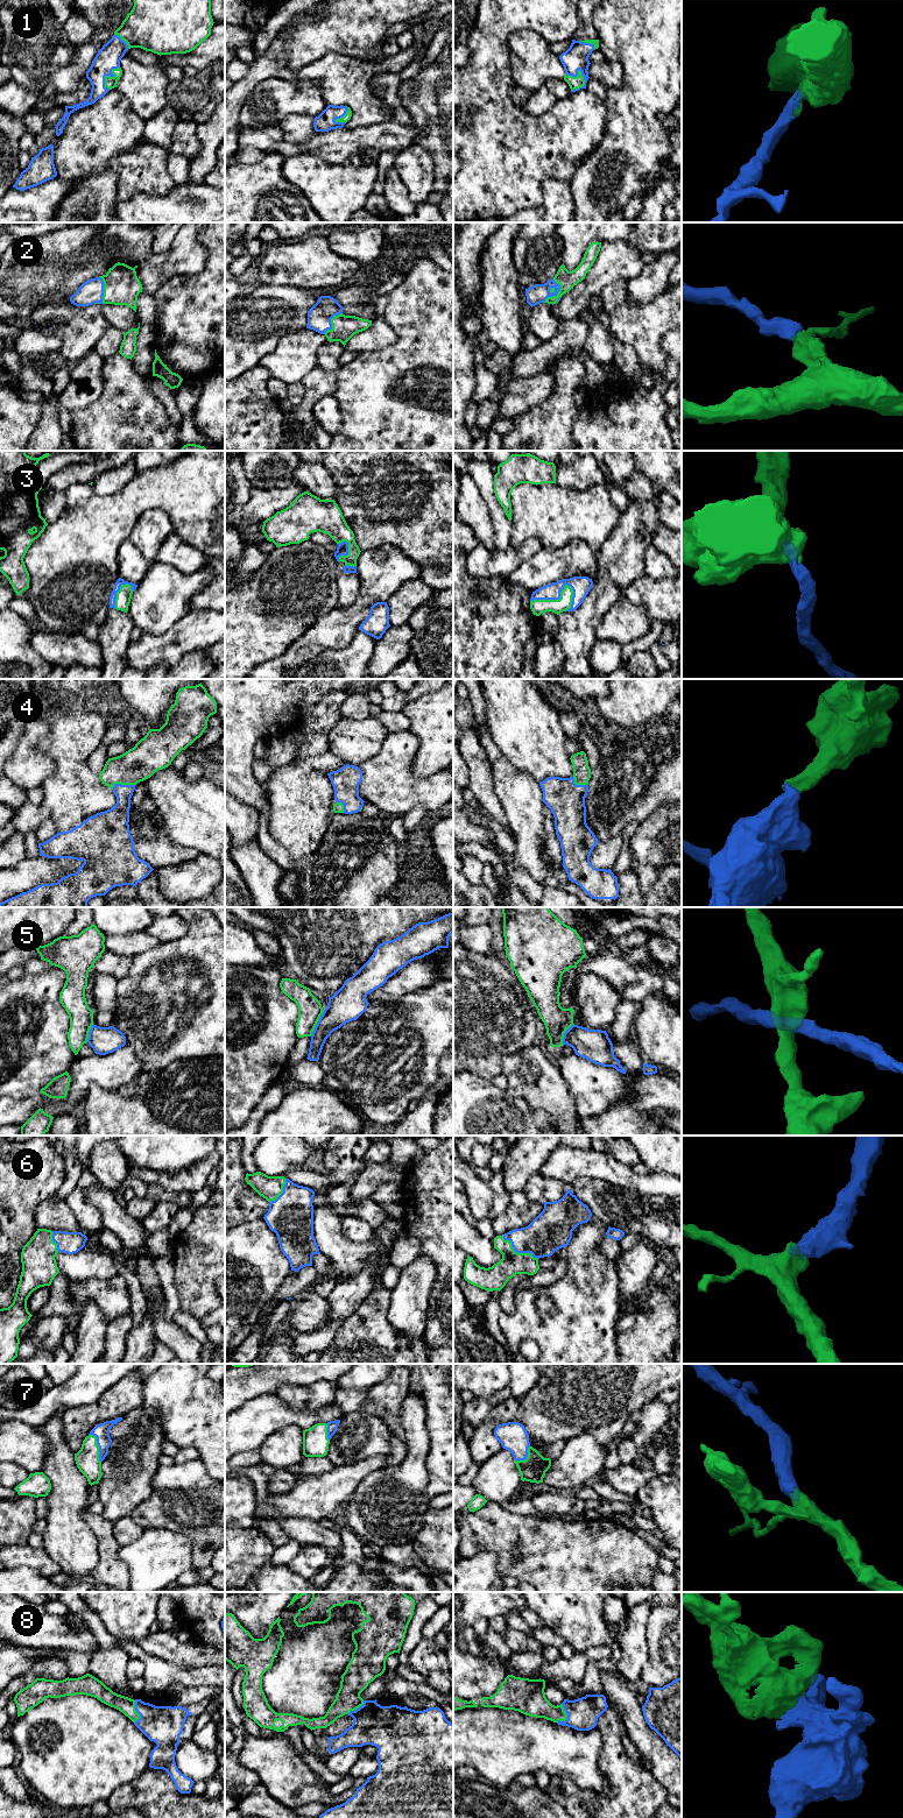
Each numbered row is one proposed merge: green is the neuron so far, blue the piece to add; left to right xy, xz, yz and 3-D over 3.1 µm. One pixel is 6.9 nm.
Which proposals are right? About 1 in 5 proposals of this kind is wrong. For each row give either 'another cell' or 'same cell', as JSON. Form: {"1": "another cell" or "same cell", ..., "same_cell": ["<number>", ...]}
{"1": "same cell", "2": "same cell", "3": "same cell", "4": "same cell", "5": "another cell", "6": "same cell", "7": "same cell", "8": "same cell", "same_cell": ["1", "2", "3", "4", "6", "7", "8"]}

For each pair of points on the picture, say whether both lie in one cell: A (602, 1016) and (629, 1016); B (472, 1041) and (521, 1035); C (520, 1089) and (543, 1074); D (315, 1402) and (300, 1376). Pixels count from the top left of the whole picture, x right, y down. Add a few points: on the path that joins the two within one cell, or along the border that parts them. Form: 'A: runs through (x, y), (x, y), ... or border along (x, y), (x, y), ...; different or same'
A: border along (622, 998), (618, 1005), (614, 1020), (607, 1027); different
B: runs through (484, 1035), (509, 1035); same
C: runs through (526, 1083), (531, 1077), (537, 1076); same
D: border along (332, 1381), (308, 1385), (282, 1384), (279, 1388); different

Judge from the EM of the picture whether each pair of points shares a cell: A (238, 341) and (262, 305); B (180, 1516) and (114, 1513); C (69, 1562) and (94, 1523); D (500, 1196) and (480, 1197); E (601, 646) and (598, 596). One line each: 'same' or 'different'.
A: same
B: different
C: different
D: different
E: different

